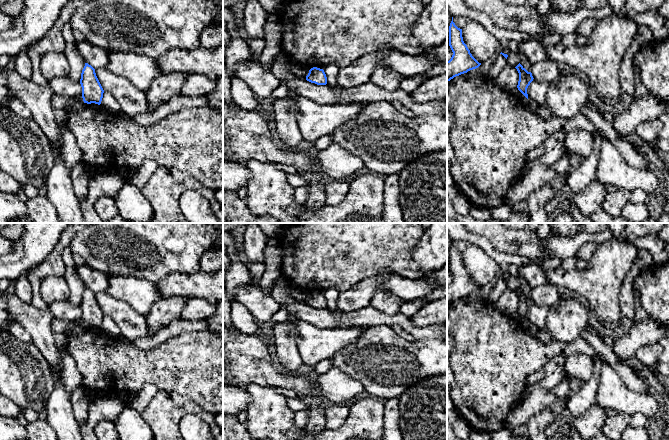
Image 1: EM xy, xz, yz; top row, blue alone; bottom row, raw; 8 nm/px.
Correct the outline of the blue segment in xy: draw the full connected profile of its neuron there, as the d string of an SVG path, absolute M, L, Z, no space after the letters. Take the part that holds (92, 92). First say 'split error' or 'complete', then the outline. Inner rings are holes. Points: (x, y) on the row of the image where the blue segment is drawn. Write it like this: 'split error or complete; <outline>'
complete; M85 63L82 70L80 84L84 103L100 105L104 90L96 76L95 69L88 63Z

